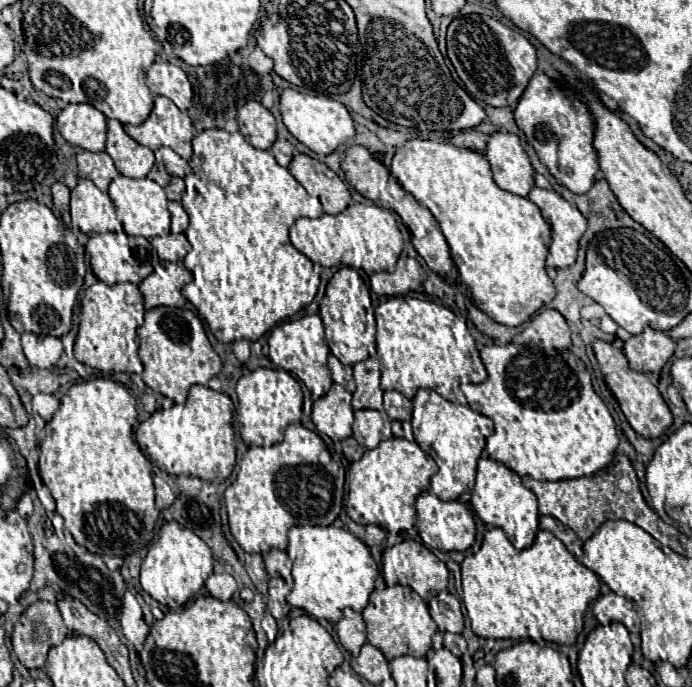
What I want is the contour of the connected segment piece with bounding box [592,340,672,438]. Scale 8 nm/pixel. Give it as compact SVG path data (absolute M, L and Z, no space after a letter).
M594 340L592 348L594 348L596 360L598 360L600 372L604 374L604 380L606 380L608 388L614 392L614 396L616 396L616 400L618 400L624 416L626 416L626 420L630 422L630 426L638 434L642 434L644 438L658 438L672 424L672 414L670 414L670 408L666 406L664 398L660 396L656 384L650 380L648 374L632 370L628 366L628 360L626 360L624 352L614 348L612 344L602 342L602 340Z

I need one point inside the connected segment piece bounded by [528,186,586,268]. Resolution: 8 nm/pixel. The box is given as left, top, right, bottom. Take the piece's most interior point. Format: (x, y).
(566, 223)

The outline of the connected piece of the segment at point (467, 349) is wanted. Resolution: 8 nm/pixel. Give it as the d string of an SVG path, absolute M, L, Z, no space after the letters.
M388 298L375 308L375 319L378 324L376 330L376 351L380 362L380 387L384 390L394 388L402 392L406 398L414 398L416 390L432 388L440 396L450 402L466 405L466 399L460 390L462 382L484 382L488 378L486 368L480 360L478 348L474 338L470 336L466 320L456 316L452 310L432 302L432 300L418 300L418 298Z

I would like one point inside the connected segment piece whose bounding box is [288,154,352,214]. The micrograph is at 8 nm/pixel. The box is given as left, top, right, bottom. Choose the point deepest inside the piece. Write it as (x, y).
(318, 179)

